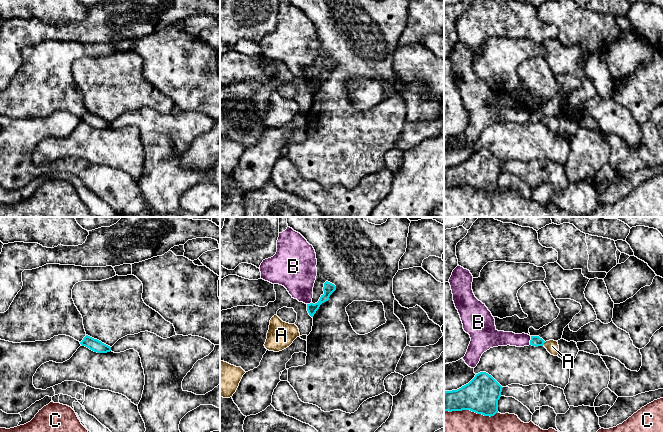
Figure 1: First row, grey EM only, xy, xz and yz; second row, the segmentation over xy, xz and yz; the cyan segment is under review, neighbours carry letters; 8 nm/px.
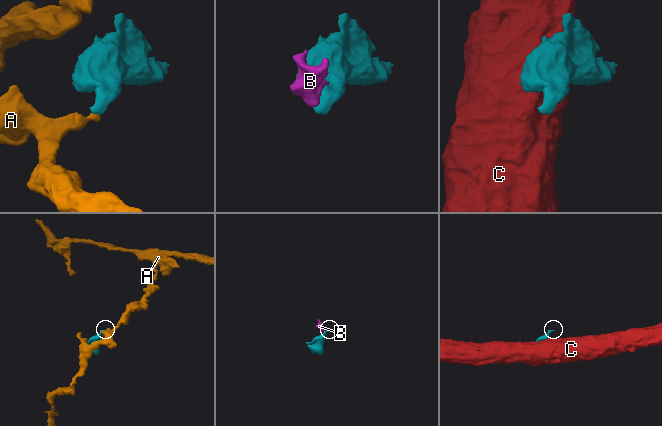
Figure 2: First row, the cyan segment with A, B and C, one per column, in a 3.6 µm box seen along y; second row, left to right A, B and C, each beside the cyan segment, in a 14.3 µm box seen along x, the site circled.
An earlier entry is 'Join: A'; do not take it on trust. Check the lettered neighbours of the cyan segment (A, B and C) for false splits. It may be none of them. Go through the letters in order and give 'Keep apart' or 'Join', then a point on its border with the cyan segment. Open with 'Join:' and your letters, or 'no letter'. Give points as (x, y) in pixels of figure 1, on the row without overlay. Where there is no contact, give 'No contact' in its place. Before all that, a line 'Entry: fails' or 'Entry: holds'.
Entry: fails
Join: no letter
A: Keep apart. Touches cyan at yz (543, 120)
B: Keep apart. Touches cyan at yz (530, 116)
C: Keep apart. Touches cyan at yz (471, 186)

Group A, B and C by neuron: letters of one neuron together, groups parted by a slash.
A / B / C

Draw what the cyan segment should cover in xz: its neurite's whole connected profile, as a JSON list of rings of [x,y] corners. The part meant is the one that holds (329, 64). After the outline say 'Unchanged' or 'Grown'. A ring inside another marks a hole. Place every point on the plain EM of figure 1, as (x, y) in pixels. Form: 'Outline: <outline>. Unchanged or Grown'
Outline: [[[328,57],[324,59],[323,67],[324,70],[321,71],[319,77],[315,80],[307,80],[307,87],[311,93],[314,92],[316,87],[319,85],[320,81],[329,76],[330,71],[336,66],[336,62]]]. Unchanged

